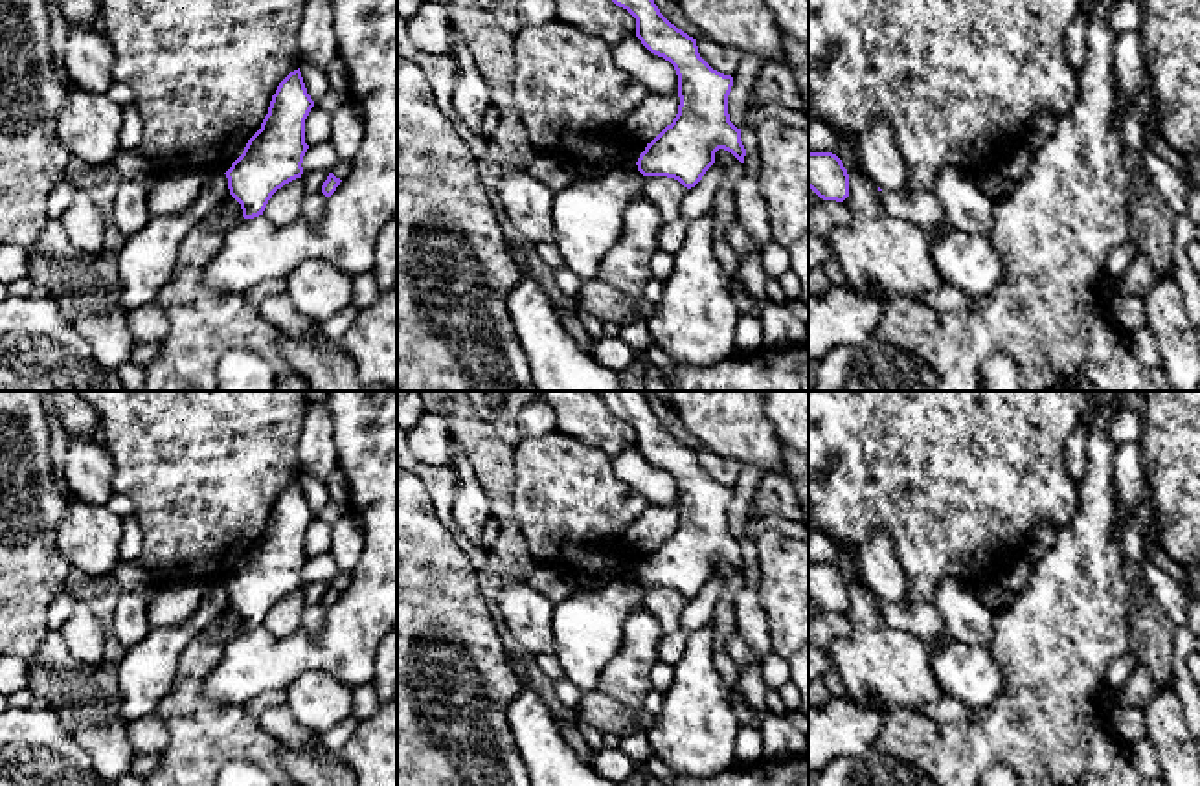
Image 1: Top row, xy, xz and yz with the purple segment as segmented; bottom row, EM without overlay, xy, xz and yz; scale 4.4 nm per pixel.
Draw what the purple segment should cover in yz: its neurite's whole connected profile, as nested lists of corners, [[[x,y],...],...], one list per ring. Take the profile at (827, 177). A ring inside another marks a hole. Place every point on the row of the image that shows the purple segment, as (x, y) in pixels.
[[[809,152],[809,187],[823,200],[843,202],[849,196],[849,174],[832,152]]]

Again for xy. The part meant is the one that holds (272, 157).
[[[298,68],[279,83],[261,129],[224,173],[230,195],[241,204],[244,219],[263,215],[277,189],[301,178],[301,163],[309,149],[305,119],[312,107],[314,101]]]

